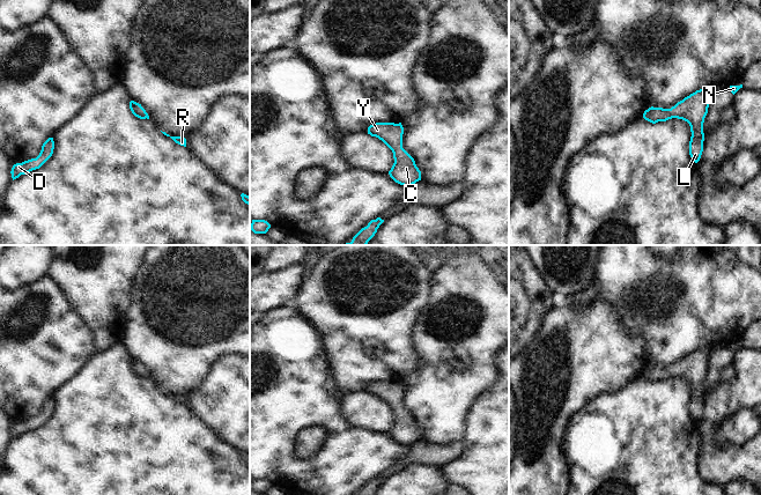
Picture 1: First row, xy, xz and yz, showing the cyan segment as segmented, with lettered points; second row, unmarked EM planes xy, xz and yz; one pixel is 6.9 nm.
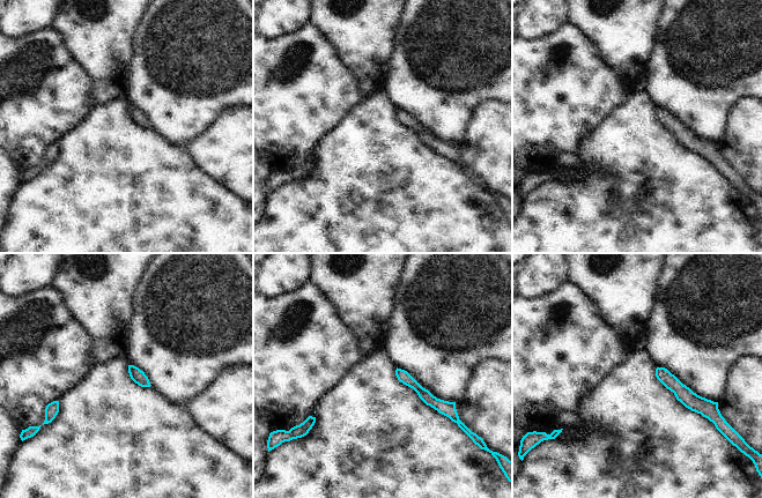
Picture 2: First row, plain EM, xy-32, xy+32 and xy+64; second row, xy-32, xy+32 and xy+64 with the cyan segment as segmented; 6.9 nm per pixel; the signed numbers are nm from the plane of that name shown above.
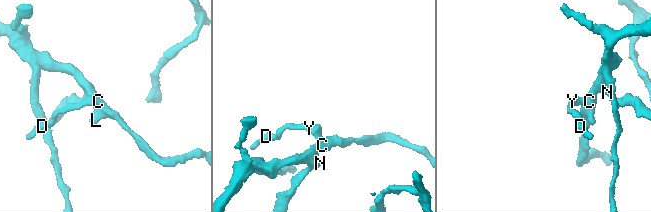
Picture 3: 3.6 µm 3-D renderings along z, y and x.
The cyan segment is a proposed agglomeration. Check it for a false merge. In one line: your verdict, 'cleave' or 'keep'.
keep

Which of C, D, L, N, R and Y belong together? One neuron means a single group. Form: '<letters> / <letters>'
C D L N R Y

